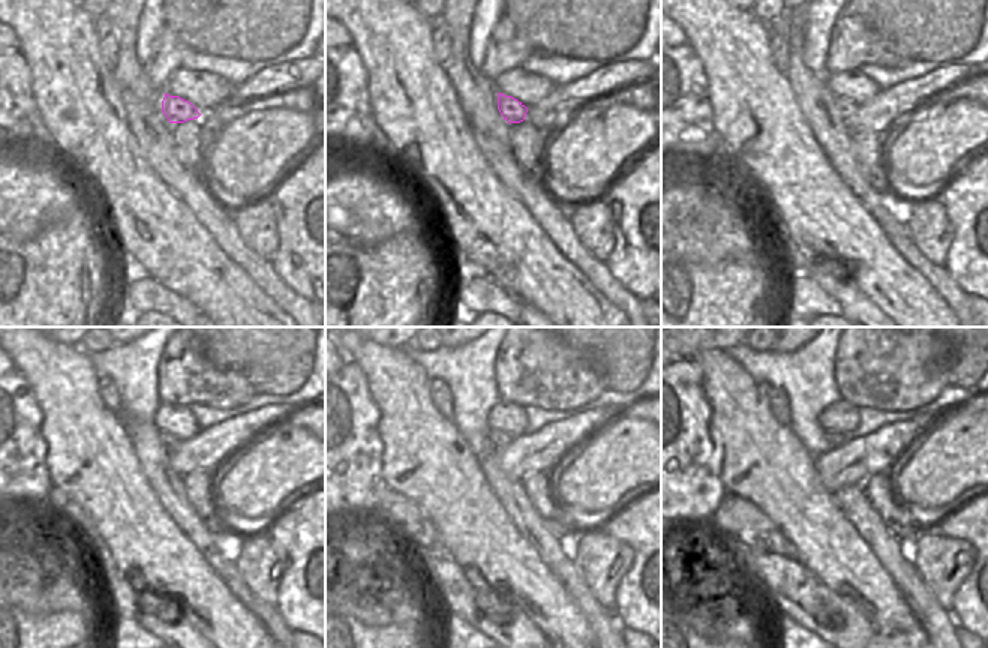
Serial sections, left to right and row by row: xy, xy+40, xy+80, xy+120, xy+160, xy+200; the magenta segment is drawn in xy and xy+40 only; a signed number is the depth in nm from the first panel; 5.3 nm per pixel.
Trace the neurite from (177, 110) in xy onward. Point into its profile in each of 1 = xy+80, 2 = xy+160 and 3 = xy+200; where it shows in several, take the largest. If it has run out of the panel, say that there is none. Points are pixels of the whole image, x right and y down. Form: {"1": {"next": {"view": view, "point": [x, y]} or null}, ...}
{"1": {"next": {"view": "xy+80", "point": [844, 108]}}, "2": {"next": {"view": "xy+160", "point": [499, 440]}}, "3": {"next": {"view": "xy+200", "point": [835, 438]}}}

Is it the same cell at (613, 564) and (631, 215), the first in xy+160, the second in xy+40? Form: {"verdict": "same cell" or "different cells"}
{"verdict": "different cells"}

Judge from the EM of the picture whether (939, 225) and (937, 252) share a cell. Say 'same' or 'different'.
same

